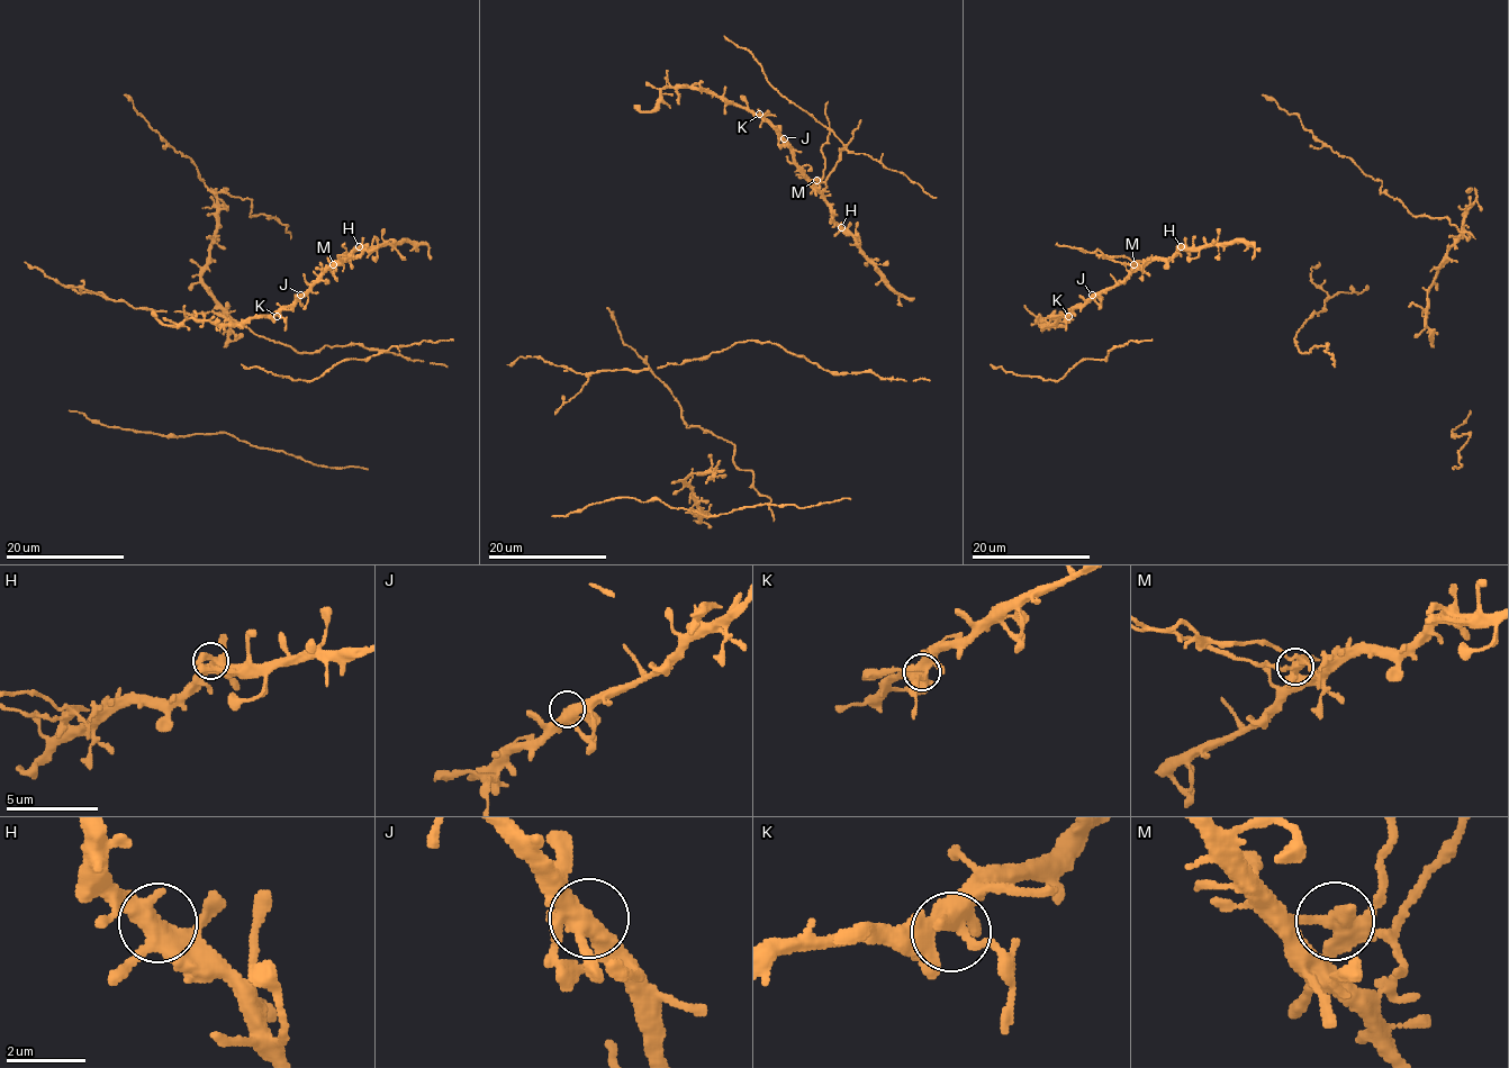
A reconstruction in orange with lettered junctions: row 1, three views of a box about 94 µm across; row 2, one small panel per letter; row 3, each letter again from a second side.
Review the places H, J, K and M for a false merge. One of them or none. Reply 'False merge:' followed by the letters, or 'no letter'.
False merge: M

